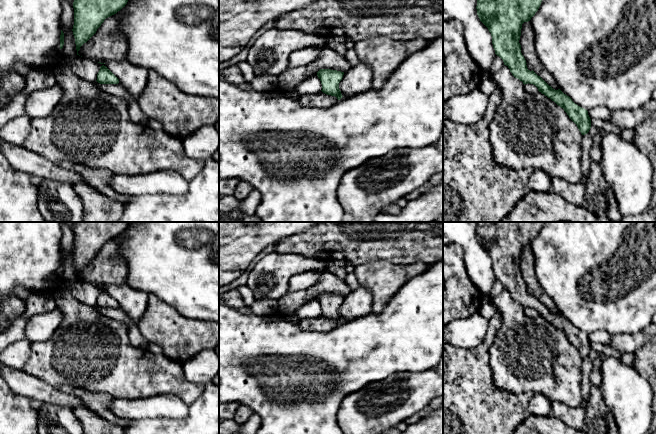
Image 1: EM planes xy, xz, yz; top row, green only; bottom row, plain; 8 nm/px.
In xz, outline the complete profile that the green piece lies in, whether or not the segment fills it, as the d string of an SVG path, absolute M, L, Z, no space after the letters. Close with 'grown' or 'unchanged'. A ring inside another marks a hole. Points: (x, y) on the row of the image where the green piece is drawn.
M320 69L317 72L317 76L322 84L322 92L335 96L338 100L340 100L343 96L339 89L339 83L342 80L344 72L331 70L331 69Z; unchanged

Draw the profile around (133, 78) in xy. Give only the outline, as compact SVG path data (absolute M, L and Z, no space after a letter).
M77 55L70 61L73 72L81 79L89 82L95 82L100 67L102 65L106 66L119 79L119 83L136 102L138 102L141 93L146 87L149 76L147 69L133 65L126 57L122 61L109 61L105 64L100 64Z

